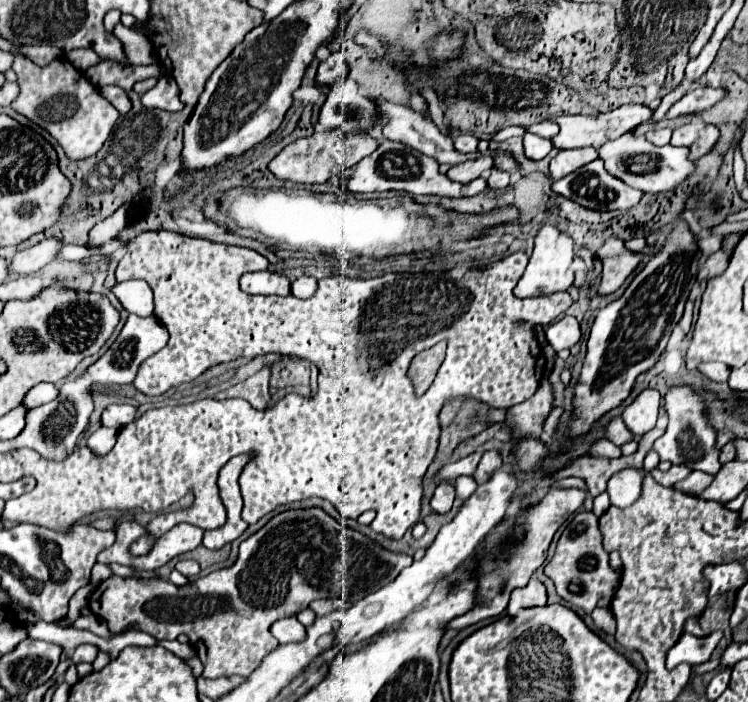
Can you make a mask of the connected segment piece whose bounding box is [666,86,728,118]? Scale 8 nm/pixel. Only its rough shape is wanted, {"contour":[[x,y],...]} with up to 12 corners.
{"contour":[[698,86],[666,116],[704,112],[728,96],[726,88]]}

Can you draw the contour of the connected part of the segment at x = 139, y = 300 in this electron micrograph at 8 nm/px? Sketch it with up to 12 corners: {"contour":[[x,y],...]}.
{"contour":[[144,280],[110,288],[126,312],[154,314],[152,290]]}

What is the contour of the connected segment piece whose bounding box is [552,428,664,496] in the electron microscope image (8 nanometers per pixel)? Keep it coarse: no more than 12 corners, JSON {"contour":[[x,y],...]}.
{"contour":[[654,428],[638,442],[632,456],[580,456],[552,478],[580,476],[598,496],[614,472],[642,468],[652,442],[664,430]]}

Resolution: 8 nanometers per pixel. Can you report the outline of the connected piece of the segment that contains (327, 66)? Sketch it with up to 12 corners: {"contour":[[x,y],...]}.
{"contour":[[340,52],[320,62],[316,82],[320,86],[344,80],[348,64]]}

